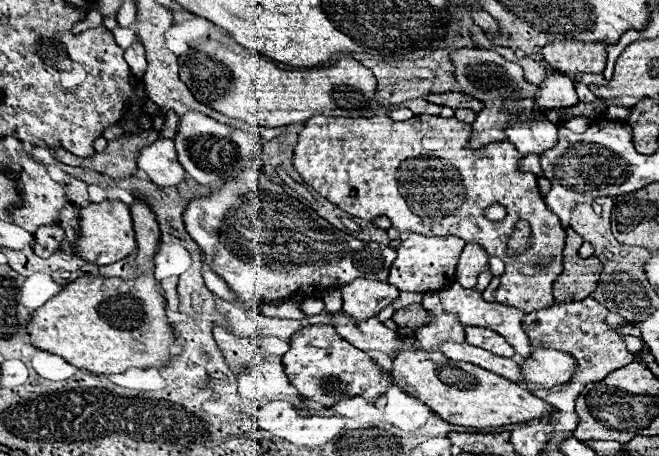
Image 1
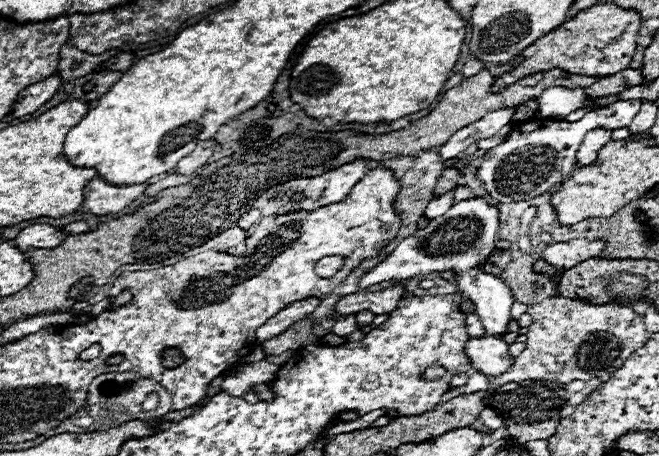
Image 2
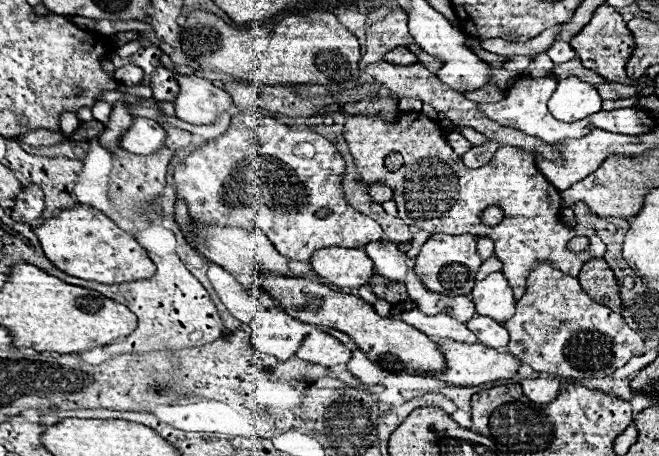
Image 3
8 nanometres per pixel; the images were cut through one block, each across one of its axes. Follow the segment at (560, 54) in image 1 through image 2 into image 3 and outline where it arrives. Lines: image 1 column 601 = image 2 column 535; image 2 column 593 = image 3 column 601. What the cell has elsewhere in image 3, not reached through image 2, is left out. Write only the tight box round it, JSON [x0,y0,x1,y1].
[570,6,638,84]

